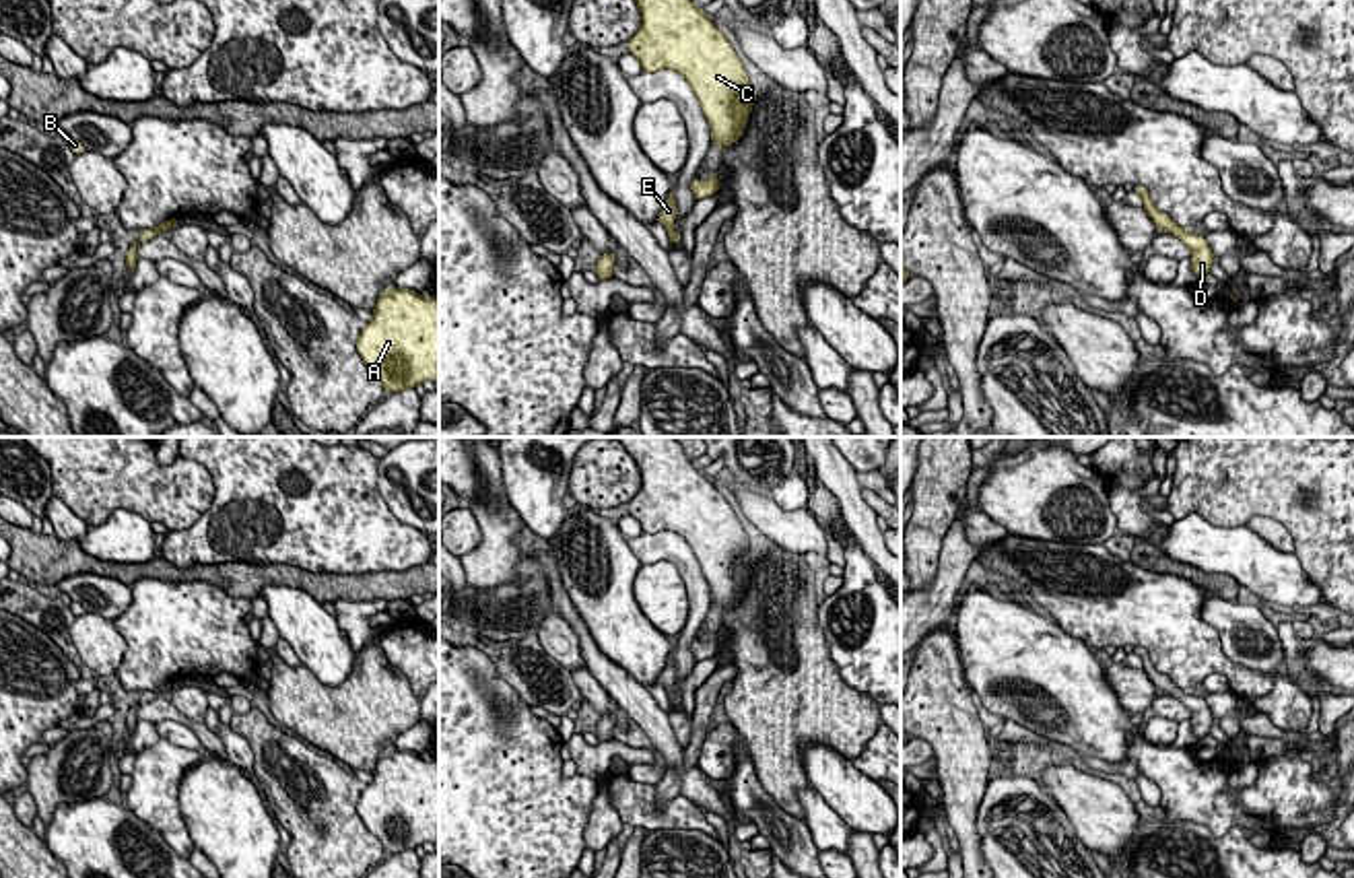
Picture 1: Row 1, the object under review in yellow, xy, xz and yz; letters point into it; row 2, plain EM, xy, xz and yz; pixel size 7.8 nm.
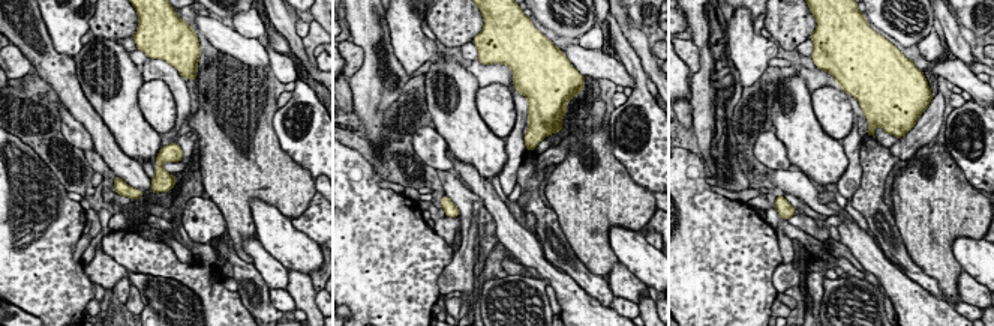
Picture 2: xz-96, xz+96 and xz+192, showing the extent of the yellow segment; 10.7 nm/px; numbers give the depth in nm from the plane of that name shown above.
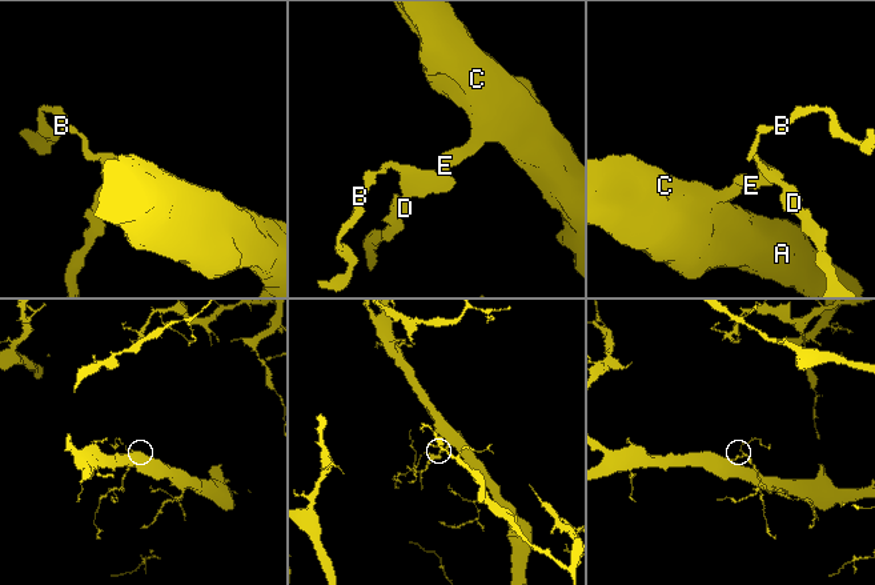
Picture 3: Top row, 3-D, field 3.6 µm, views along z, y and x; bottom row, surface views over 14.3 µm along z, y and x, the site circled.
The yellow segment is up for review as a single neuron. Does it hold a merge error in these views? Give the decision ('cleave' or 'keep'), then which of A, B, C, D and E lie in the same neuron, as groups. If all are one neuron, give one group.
keep | A B C D E

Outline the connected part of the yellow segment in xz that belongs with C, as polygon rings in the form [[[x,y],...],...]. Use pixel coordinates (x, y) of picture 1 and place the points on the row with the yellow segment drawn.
[[[635,0],[641,27],[627,41],[643,72],[680,72],[692,87],[719,150],[744,134],[756,97],[725,35],[692,0]]]

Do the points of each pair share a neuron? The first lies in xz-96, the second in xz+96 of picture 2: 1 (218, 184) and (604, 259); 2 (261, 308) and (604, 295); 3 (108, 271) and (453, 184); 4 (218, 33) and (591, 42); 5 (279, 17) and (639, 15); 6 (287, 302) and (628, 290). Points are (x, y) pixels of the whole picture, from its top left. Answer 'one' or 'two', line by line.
1: one
2: one
3: one
4: two
5: two
6: two

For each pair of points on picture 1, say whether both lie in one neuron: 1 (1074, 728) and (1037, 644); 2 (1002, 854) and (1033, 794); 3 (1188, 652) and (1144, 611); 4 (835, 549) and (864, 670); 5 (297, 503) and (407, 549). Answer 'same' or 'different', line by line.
1: same
2: same
3: same
4: different
5: same

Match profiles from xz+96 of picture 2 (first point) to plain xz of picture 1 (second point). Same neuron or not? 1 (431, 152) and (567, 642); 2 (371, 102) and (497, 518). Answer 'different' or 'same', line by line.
1: same
2: same

